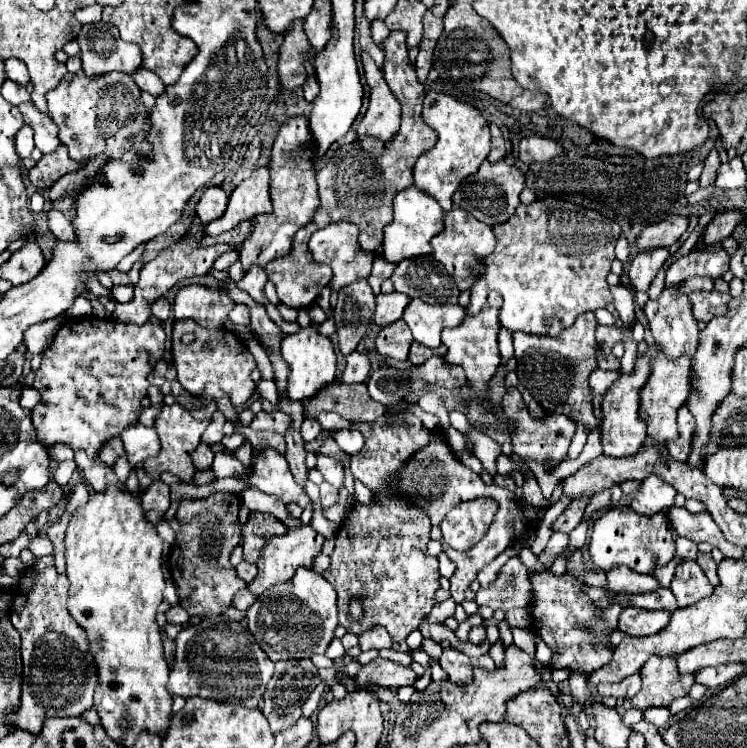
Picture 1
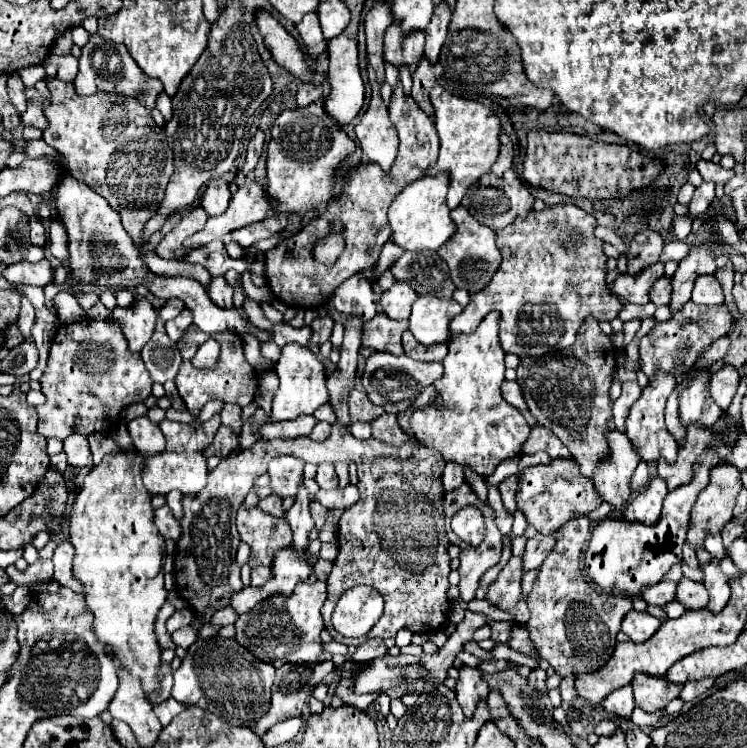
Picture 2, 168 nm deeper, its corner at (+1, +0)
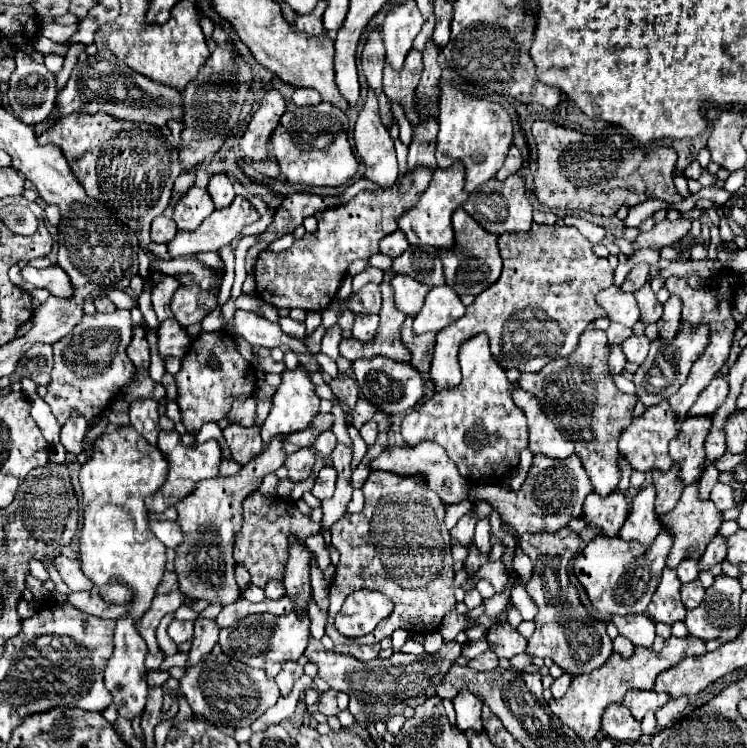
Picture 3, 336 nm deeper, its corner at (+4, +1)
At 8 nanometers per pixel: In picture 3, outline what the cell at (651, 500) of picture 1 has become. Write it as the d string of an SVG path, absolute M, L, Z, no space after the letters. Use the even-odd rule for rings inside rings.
M648 486L632 498L628 518L620 530L622 540L636 540L648 546L658 536L660 524L658 516L654 514L654 496L656 496L654 488Z

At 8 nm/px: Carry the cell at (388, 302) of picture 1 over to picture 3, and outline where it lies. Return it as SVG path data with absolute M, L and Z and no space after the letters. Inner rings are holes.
M394 276L392 288L394 288L394 302L398 310L404 314L414 314L414 316L424 306L424 298L430 290L426 284L420 284L418 280L412 280L410 276Z

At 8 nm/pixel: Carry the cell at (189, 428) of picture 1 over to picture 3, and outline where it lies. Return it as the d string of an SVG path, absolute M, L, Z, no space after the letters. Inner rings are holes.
M160 430L160 434L158 434L158 448L166 454L166 458L170 462L170 470L168 470L166 482L156 492L156 496L150 496L146 500L148 512L162 514L166 508L170 508L176 502L180 502L186 496L190 496L200 480L204 480L204 478L216 478L218 476L218 466L222 462L222 450L220 450L220 444L216 440L208 440L204 444L198 444L194 450L190 450L190 448L182 446L178 432L162 432Z

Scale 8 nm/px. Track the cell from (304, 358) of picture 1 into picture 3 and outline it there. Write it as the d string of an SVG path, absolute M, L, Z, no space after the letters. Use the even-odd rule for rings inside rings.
M298 366L296 370L282 372L282 384L278 386L272 402L274 402L272 412L268 414L268 418L262 424L262 442L264 444L270 444L274 438L282 438L292 432L300 432L300 430L308 428L318 414L320 398L314 394L314 384L310 382L308 372L302 366Z

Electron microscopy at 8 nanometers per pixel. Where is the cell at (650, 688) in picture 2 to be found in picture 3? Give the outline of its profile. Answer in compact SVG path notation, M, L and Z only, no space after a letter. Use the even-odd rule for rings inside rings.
M630 690L630 692L626 692L622 704L632 712L632 716L636 720L642 720L646 712L662 708L669 699L668 694L656 694L654 690L650 690L650 692L646 692L646 690Z

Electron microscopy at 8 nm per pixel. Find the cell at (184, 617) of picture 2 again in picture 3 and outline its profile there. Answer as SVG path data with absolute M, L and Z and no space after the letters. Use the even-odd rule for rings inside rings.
M172 620L168 626L168 634L176 644L188 642L194 638L194 622L184 622L184 620Z

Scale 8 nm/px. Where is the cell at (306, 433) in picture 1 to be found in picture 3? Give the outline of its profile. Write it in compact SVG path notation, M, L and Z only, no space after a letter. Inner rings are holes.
M332 430L322 432L322 434L318 436L318 440L314 442L314 448L316 448L316 466L314 466L314 474L318 474L320 468L326 466L324 460L328 460L328 458L332 456L334 448L336 448L336 436L334 436L334 432L332 432Z

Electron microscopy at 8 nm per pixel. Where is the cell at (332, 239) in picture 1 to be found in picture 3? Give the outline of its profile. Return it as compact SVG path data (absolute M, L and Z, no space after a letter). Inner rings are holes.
M376 314L356 316L356 320L354 320L354 328L352 328L354 338L360 340L360 342L372 342L372 340L376 338L378 322L380 322L380 318L378 318Z

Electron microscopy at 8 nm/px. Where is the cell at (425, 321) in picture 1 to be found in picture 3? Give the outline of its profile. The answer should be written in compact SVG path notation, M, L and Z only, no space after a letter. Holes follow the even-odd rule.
M436 286L428 292L424 308L416 314L414 320L414 332L440 332L450 322L462 318L466 312L466 306L462 304L460 296L452 292L448 286Z

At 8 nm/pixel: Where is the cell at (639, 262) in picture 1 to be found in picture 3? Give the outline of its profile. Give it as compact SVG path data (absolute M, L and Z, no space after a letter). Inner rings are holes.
M610 286L604 292L600 292L596 296L596 302L606 310L606 318L610 322L618 322L632 328L640 318L634 294L622 292L618 286Z

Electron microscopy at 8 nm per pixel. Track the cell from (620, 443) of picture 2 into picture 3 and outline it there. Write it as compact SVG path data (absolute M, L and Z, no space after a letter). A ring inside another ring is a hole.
M614 492L610 496L588 494L584 502L584 520L588 526L594 526L604 536L618 536L628 514L628 502L622 494Z

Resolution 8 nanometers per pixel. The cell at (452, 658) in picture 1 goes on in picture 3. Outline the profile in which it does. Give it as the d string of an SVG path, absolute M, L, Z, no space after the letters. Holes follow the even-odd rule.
M460 690L458 696L452 700L456 708L456 726L466 732L466 730L476 730L482 732L482 700L476 698L470 690Z

